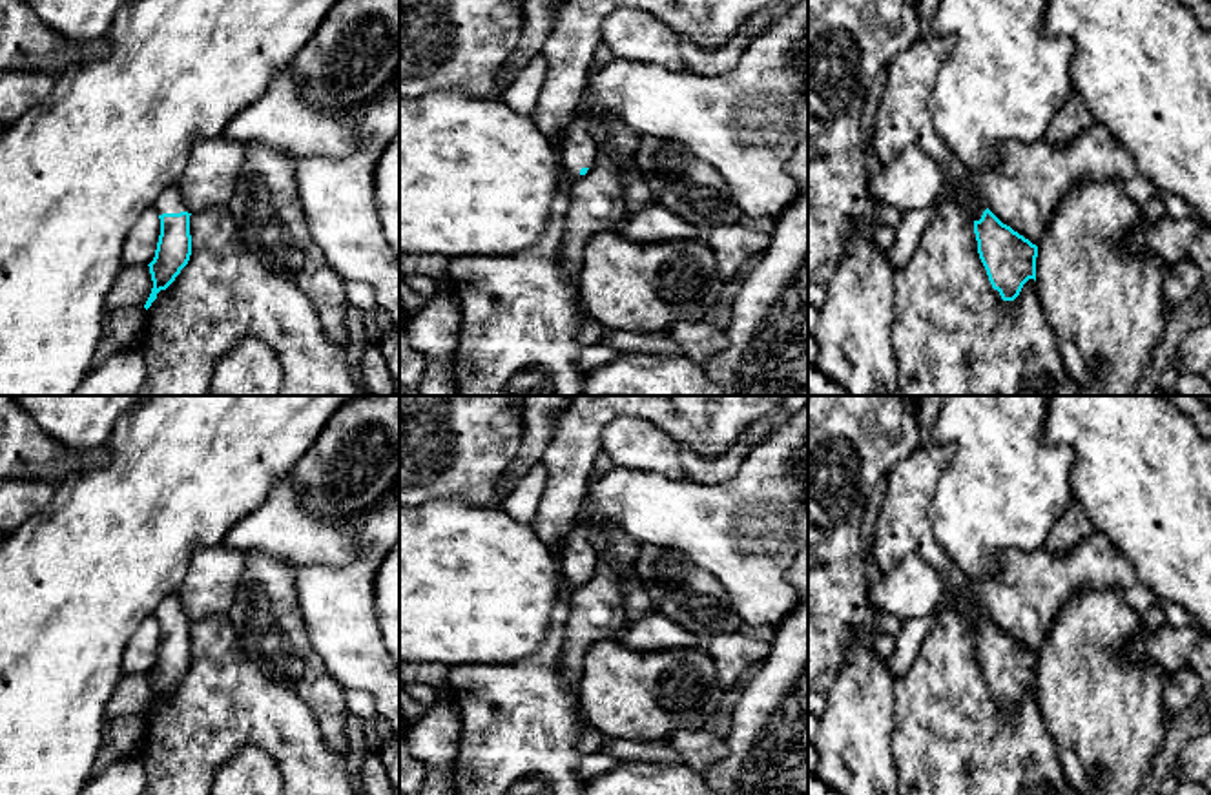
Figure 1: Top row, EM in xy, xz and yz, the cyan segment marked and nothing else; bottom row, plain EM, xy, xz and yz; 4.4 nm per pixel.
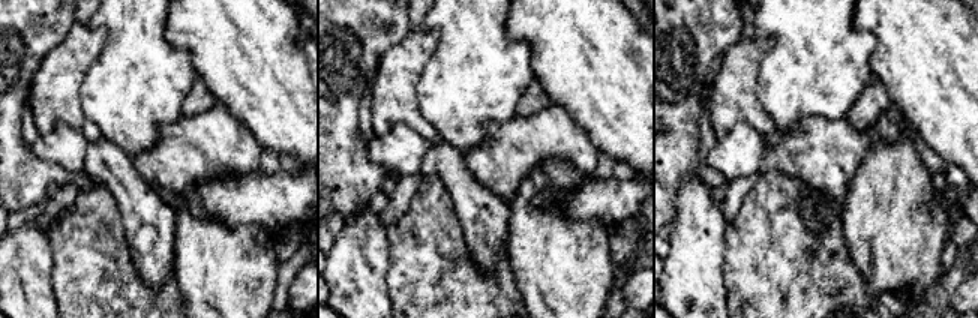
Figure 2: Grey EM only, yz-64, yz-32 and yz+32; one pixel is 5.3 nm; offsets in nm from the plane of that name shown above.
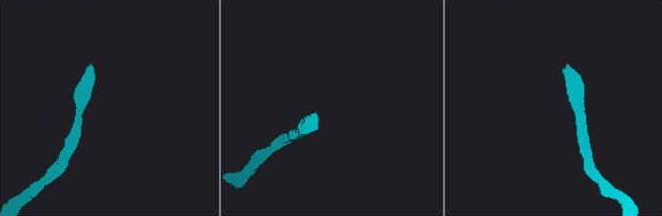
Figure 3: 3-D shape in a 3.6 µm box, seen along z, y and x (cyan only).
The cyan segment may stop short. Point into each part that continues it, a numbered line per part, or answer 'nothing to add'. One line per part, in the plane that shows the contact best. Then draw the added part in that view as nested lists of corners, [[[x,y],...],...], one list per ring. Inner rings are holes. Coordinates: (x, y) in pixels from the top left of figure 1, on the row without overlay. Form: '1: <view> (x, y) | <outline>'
1: xy (170, 609) | [[[173,591],[162,598],[162,602],[155,609],[153,616],[157,618],[159,624],[188,620],[182,605],[179,602],[177,591]]]

